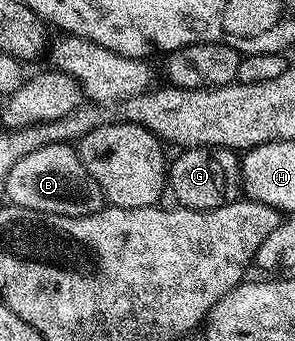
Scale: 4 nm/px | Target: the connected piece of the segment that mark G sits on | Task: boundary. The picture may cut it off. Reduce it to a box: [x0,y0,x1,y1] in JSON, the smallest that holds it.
[167,148,242,212]

